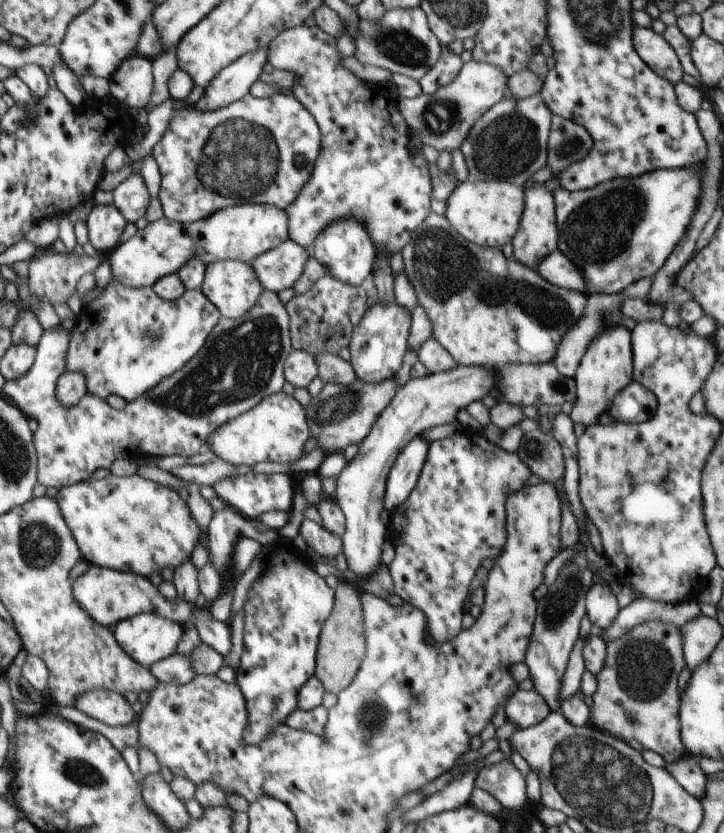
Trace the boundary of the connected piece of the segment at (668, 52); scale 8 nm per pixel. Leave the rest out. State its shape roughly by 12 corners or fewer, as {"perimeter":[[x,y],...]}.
{"perimeter":[[634,28],[634,47],[674,85],[684,70],[678,54],[651,28]]}

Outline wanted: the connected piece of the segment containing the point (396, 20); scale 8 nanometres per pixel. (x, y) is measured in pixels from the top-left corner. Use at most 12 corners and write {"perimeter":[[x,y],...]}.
{"perimeter":[[418,8],[358,22],[354,56],[420,82],[441,43]]}

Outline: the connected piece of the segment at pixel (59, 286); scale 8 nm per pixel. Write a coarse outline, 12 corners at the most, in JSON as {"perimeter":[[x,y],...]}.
{"perimeter":[[46,248],[30,266],[30,291],[52,306],[67,303],[94,258]]}

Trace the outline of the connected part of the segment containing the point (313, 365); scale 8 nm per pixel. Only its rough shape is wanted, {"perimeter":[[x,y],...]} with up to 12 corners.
{"perimeter":[[295,348],[285,376],[308,388],[321,373],[317,356]]}

